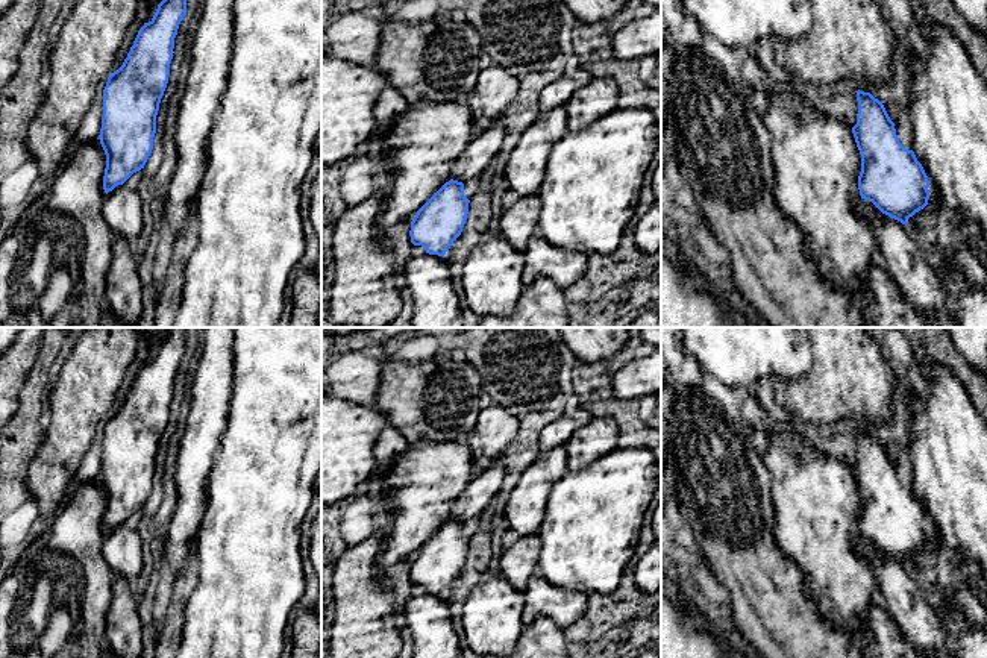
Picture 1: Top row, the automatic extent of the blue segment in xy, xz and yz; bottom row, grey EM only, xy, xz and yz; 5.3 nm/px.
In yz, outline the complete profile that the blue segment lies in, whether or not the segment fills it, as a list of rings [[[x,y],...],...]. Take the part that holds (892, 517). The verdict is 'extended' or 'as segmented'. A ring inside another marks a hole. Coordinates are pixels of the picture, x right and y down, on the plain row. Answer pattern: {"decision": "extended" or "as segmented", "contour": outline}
{"decision": "as segmented", "contour": [[[860,429],[857,441],[852,473],[861,494],[860,535],[907,566],[908,558],[928,544],[928,515],[914,491],[899,482],[884,444]]]}

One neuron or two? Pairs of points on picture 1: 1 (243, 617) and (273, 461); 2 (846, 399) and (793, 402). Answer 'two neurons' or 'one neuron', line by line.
1: one neuron
2: one neuron

